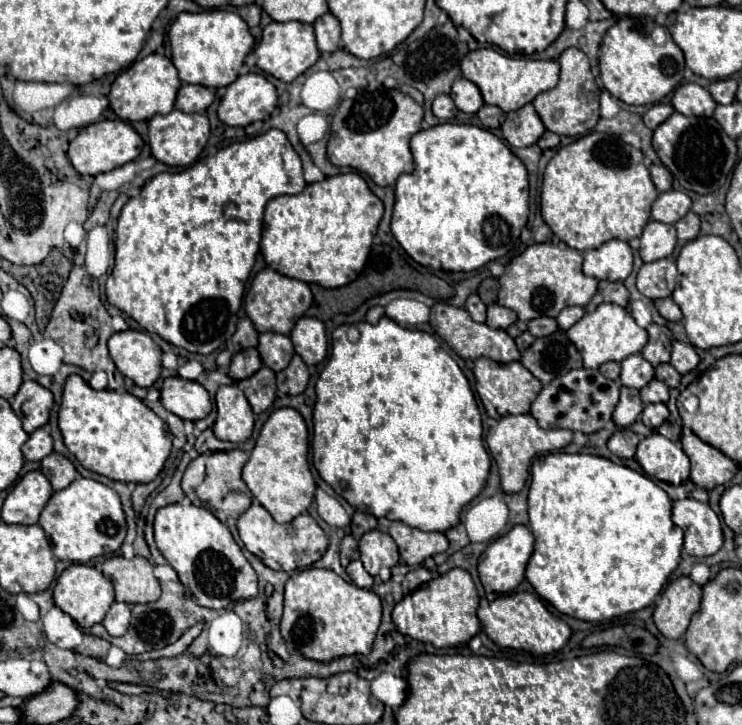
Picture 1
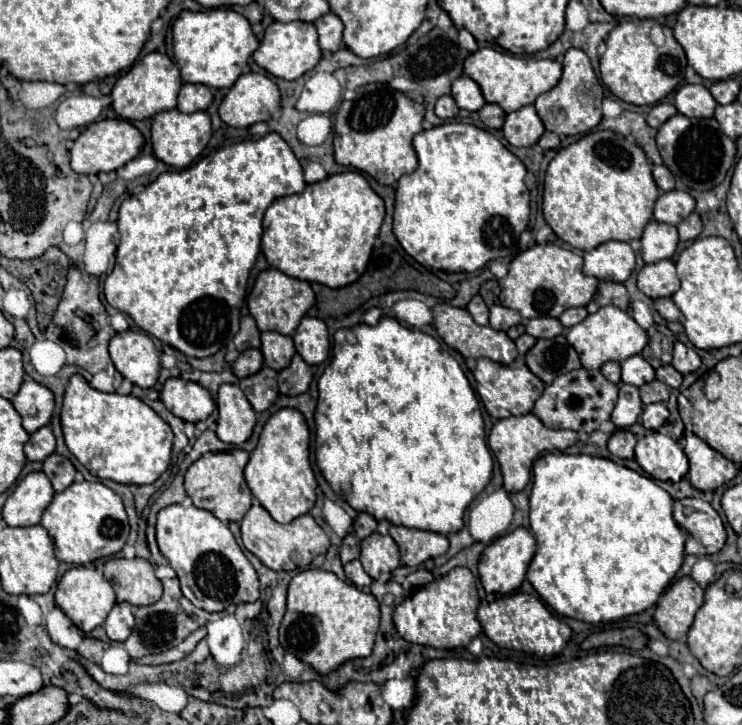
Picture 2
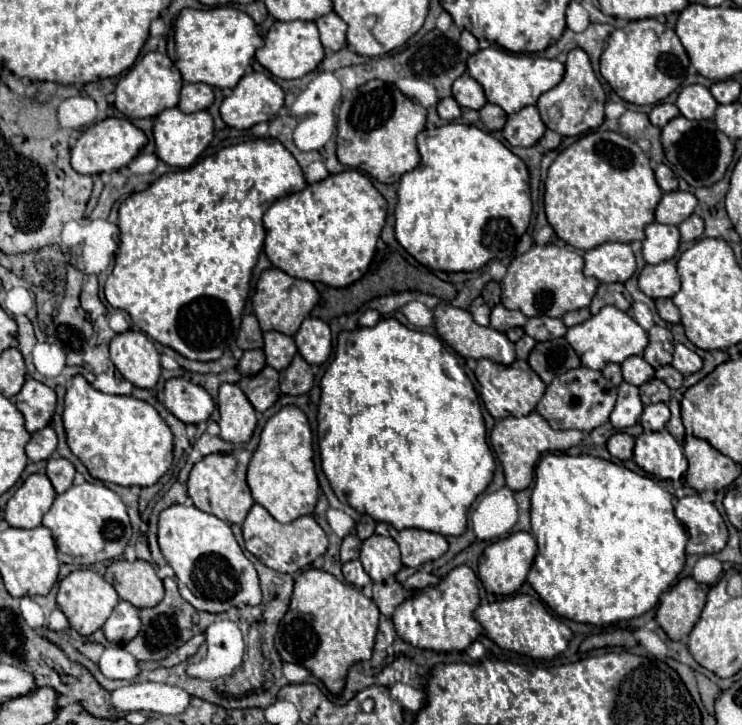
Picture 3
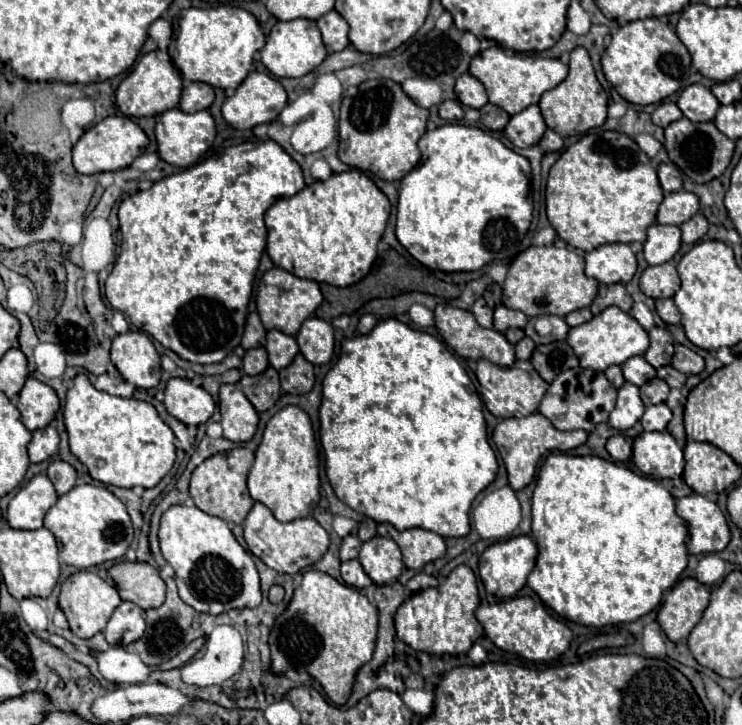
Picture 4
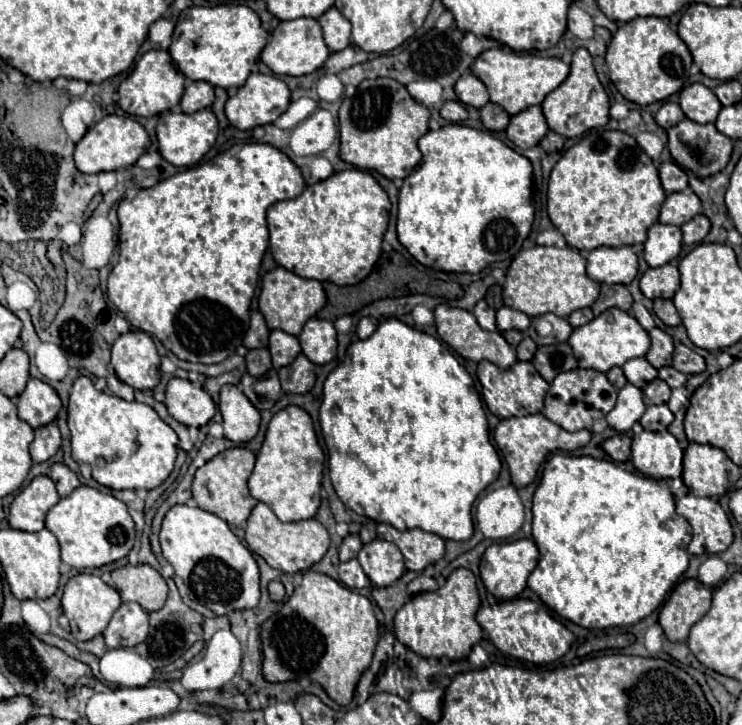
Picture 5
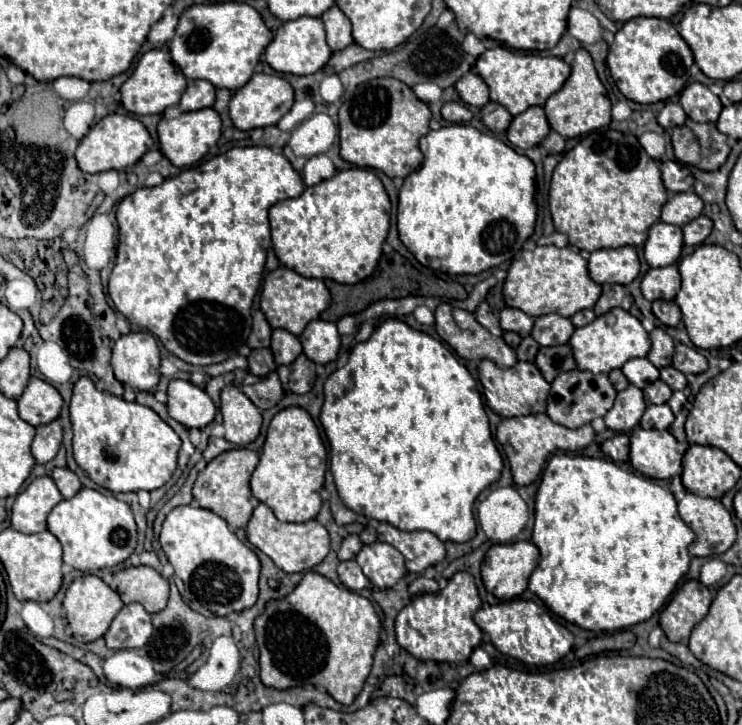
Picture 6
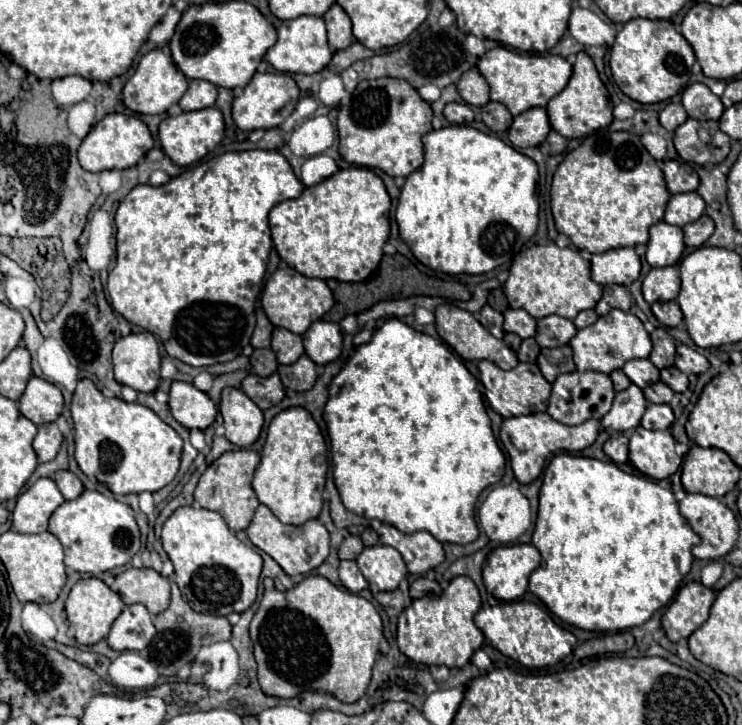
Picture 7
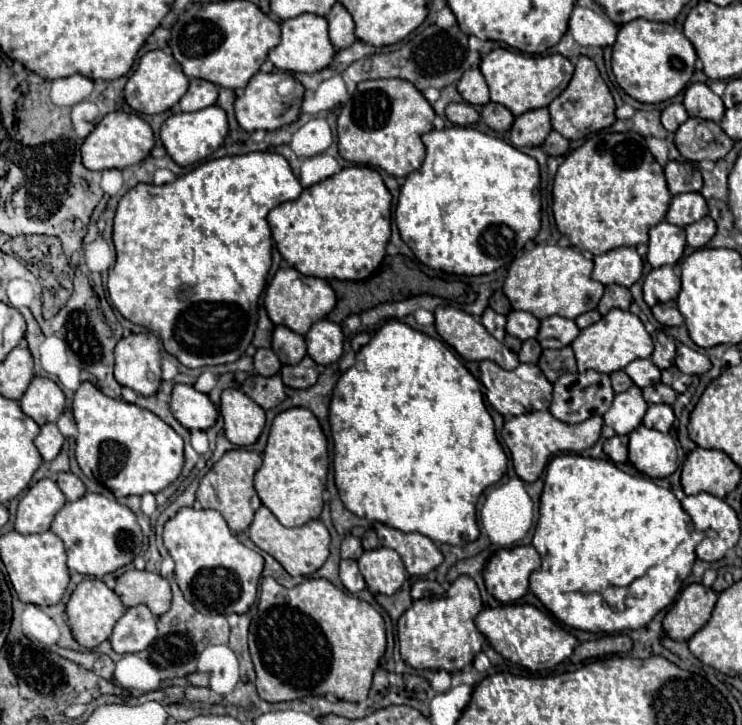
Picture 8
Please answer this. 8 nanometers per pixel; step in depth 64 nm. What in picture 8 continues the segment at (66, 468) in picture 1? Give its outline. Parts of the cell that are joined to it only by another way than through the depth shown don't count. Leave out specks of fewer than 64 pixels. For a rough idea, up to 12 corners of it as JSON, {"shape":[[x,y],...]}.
{"shape":[[72,472],[56,476],[60,490],[70,502],[86,492]]}

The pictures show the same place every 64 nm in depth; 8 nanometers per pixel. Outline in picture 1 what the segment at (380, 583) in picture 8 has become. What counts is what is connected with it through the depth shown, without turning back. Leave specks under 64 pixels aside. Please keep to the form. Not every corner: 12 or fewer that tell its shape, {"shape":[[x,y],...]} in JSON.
{"shape":[[370,530],[360,538],[360,560],[376,576],[398,564],[390,534]]}

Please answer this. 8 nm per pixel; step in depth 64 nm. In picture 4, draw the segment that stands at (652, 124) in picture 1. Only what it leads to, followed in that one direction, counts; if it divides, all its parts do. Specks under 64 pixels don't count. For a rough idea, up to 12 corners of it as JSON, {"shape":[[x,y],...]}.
{"shape":[[664,102],[652,112],[652,122],[666,128],[680,120],[682,112],[674,102]]}

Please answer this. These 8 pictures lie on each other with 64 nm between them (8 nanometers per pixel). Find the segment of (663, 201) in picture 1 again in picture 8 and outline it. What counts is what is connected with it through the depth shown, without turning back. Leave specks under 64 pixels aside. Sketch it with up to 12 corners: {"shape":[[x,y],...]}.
{"shape":[[698,192],[672,198],[666,222],[688,226],[708,214]]}

